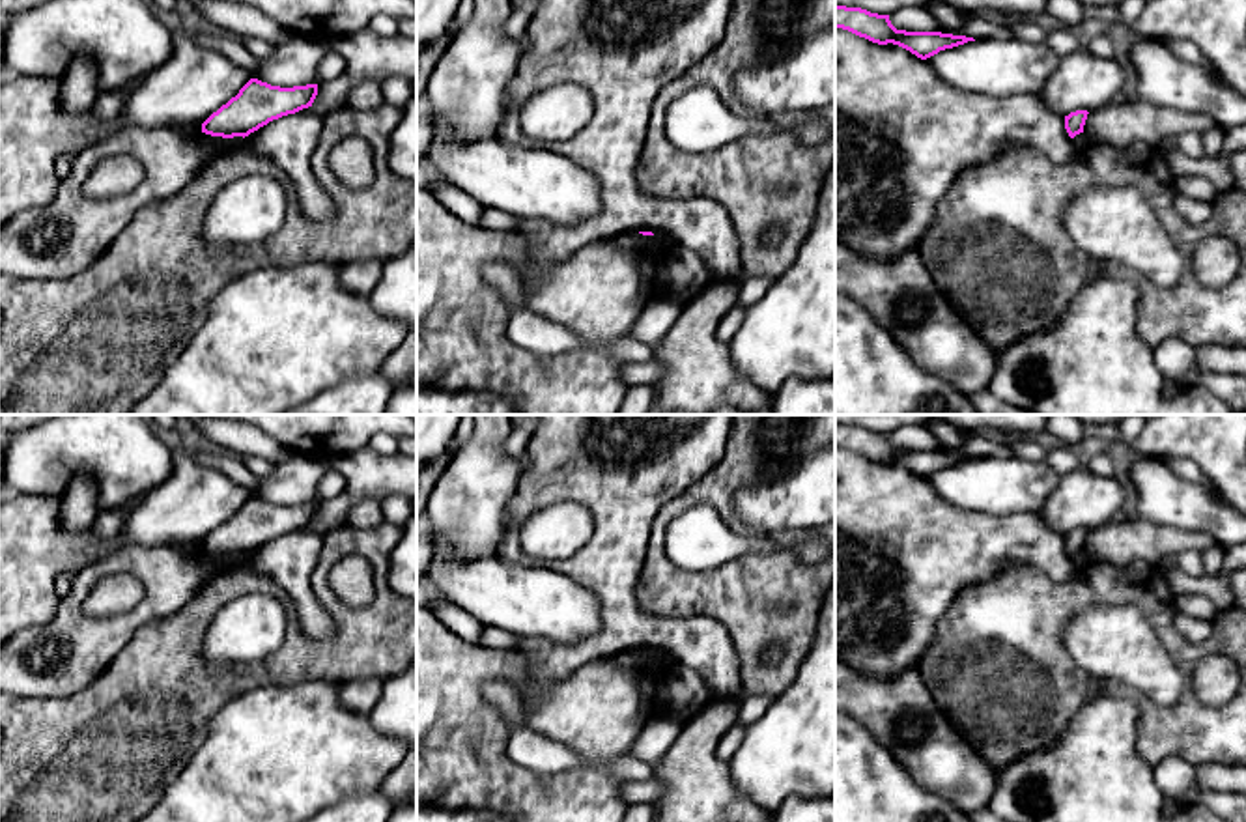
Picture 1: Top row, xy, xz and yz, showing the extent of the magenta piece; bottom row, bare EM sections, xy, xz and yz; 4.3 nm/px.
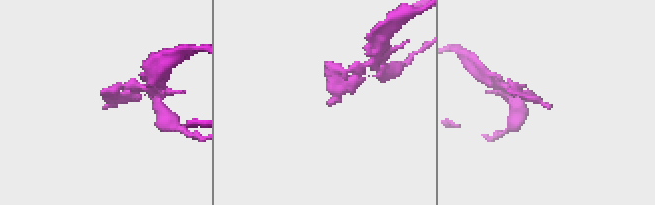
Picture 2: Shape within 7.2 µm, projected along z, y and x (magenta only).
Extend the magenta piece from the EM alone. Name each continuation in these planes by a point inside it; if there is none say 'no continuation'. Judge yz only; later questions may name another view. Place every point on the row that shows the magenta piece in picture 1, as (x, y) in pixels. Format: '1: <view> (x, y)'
1: yz (1138, 122)

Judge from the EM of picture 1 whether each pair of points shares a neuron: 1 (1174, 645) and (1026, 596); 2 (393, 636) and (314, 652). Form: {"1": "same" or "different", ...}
{"1": "same", "2": "same"}

